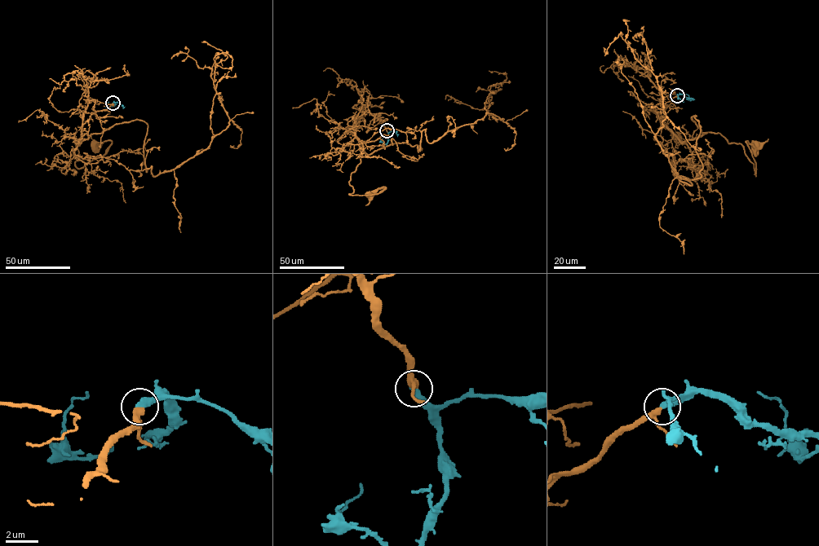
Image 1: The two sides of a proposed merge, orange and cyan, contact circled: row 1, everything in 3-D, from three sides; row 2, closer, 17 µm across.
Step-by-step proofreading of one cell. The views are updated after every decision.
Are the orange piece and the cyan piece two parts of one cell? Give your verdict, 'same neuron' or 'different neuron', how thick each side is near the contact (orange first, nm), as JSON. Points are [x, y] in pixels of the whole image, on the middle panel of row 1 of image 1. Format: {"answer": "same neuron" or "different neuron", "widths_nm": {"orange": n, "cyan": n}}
{"answer": "same neuron", "widths_nm": {"orange": 280, "cyan": 420}}

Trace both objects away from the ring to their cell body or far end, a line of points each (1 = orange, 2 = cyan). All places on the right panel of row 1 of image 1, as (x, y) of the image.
1: (677, 95), (653, 112), (681, 143), (719, 133), (740, 143), (755, 175), (745, 141), (755, 146)
2: (677, 95), (683, 94), (693, 99), (686, 94)

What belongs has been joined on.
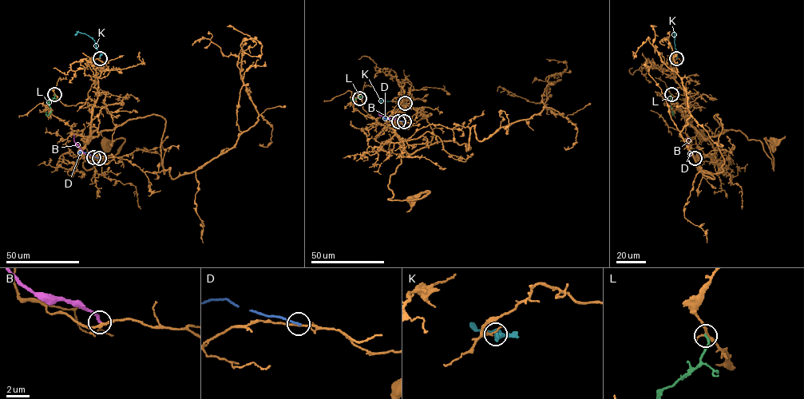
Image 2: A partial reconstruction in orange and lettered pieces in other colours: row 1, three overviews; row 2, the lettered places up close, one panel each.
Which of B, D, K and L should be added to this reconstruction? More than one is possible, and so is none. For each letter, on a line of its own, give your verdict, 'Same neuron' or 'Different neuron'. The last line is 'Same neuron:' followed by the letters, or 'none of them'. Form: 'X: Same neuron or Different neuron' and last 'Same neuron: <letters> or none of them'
B: Different neuron
D: Different neuron
K: Different neuron
L: Different neuron
Same neuron: none of them

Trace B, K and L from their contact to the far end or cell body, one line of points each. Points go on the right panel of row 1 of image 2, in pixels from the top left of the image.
B: (695, 158), (689, 149), (687, 135)
K: (677, 58), (673, 32), (675, 35)
L: (671, 94), (673, 112)

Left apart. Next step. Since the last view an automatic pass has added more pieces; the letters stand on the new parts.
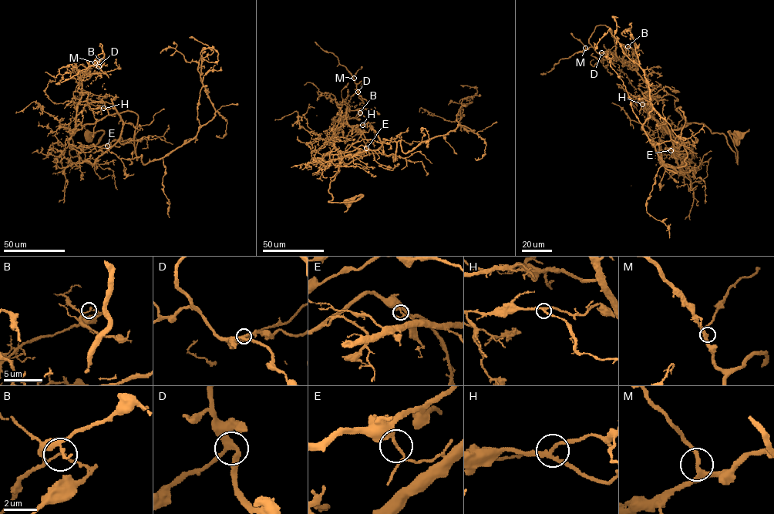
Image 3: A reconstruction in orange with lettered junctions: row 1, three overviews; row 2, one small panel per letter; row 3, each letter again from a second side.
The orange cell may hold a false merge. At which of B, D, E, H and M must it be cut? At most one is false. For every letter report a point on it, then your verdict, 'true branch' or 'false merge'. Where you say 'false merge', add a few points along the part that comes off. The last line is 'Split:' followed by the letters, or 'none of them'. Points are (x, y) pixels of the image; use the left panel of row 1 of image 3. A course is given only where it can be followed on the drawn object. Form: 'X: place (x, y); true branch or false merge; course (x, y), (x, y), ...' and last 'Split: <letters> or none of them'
B: place (101, 61); true branch
D: place (99, 66); true branch
E: place (107, 146); false merge; course (107, 146), (119, 136), (122, 121), (95, 79), (104, 63), (101, 44), (104, 56), (99, 61), (55, 83)
H: place (103, 108); true branch
M: place (95, 62); true branch
Split: E

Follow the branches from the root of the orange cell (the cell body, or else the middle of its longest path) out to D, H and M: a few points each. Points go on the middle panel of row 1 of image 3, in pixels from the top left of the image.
D: (347, 202), (363, 195), (330, 203), (328, 189), (334, 131), (363, 108), (363, 81), (358, 92)
H: (347, 202), (363, 195), (351, 202), (328, 201), (341, 158), (334, 132), (343, 123), (362, 125)
M: (347, 202), (363, 195), (330, 203), (328, 189), (334, 131), (363, 108), (354, 78)

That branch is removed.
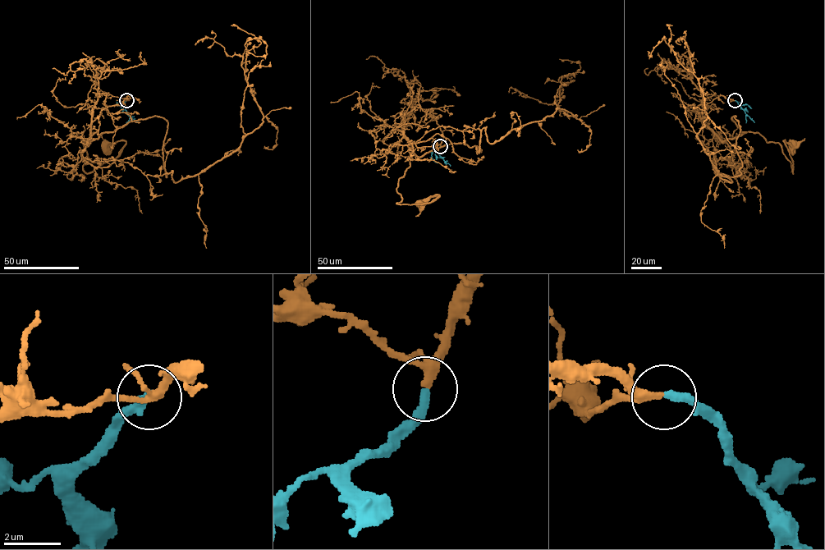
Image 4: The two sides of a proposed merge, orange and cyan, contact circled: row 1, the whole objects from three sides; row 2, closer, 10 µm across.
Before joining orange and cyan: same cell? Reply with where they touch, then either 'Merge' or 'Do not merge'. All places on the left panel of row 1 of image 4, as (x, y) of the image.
Place: (126, 100). Merge

